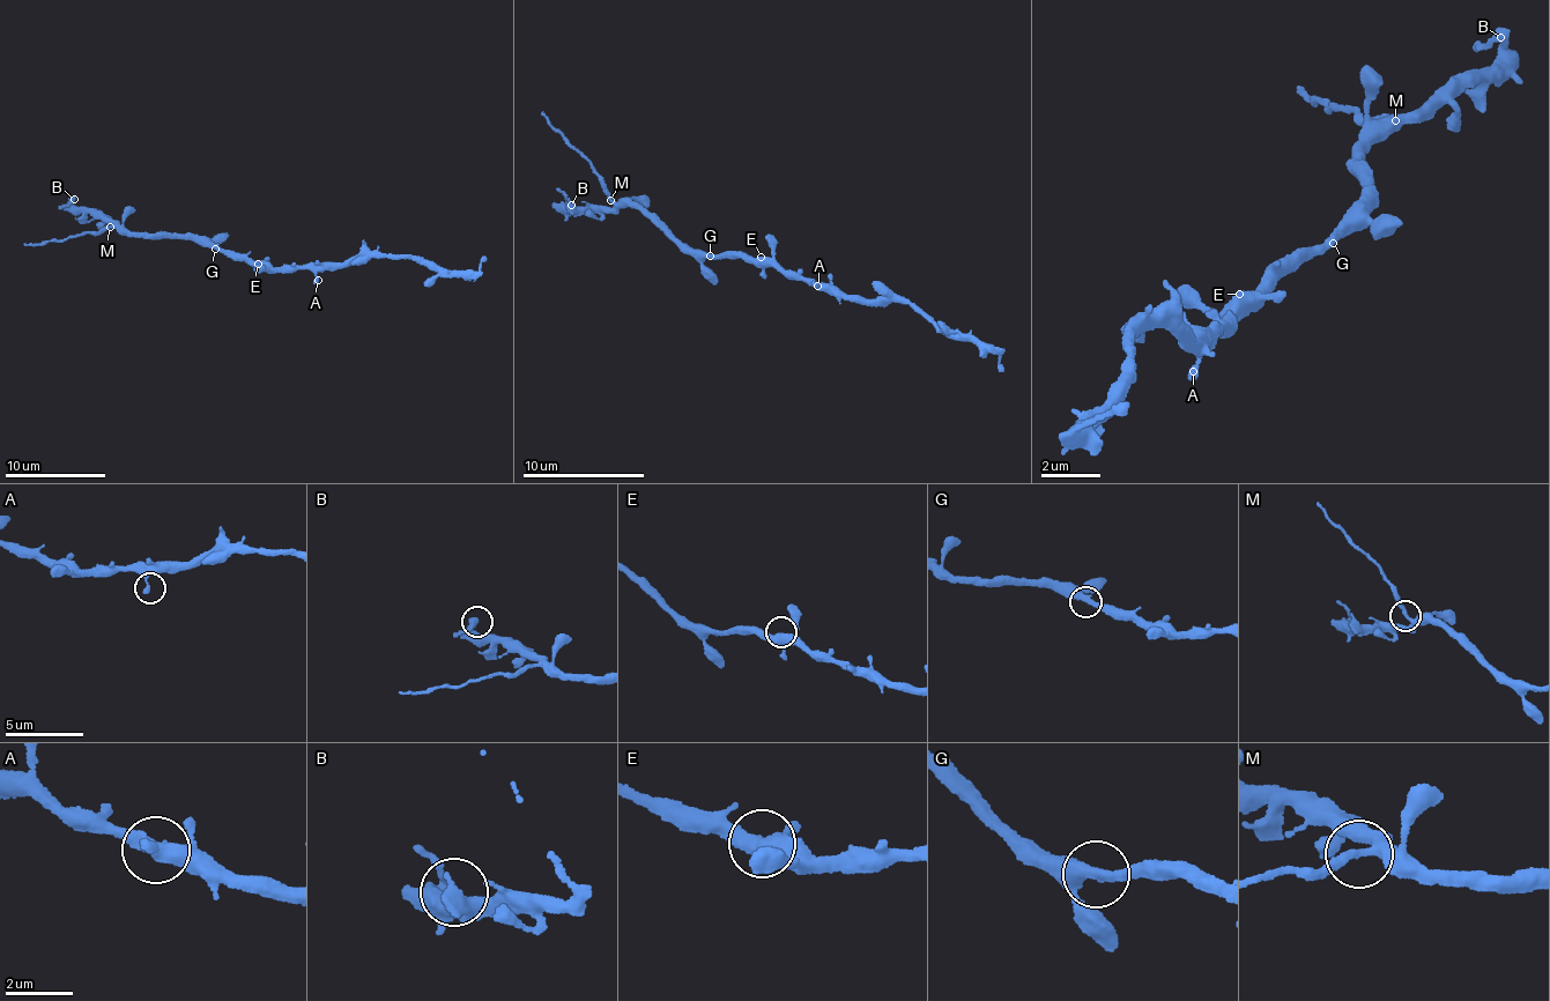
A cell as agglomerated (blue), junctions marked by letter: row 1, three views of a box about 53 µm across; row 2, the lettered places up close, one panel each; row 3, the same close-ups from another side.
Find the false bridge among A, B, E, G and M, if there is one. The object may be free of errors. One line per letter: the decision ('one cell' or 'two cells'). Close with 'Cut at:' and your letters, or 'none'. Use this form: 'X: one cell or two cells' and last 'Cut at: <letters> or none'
A: one cell
B: one cell
E: one cell
G: one cell
M: two cells
Cut at: M

